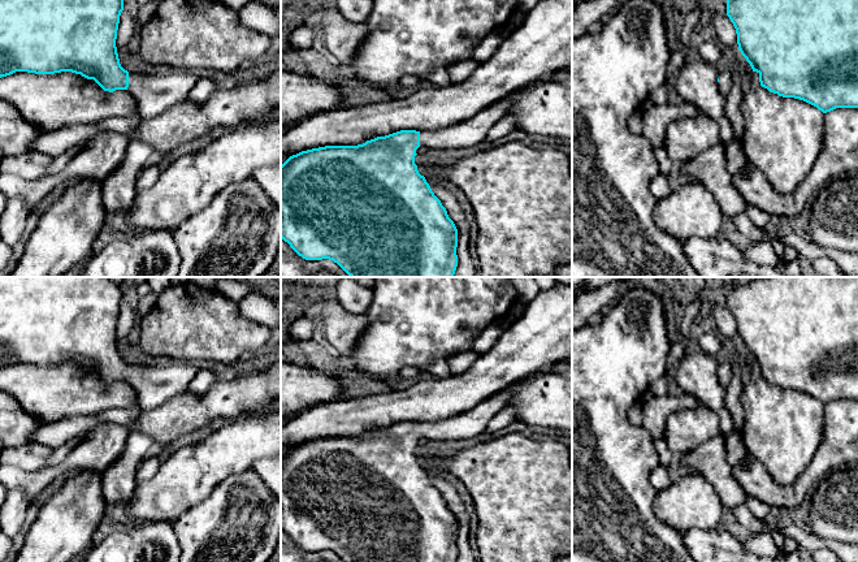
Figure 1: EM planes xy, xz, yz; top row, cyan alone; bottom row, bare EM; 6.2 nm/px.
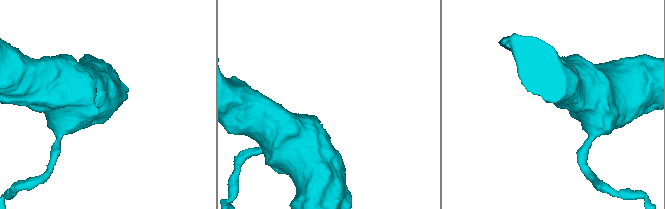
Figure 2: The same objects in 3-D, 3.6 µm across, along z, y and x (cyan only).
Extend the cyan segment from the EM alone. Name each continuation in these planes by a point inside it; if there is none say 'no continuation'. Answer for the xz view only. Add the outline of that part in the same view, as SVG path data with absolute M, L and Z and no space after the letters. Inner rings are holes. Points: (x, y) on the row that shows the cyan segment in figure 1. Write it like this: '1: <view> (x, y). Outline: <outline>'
1: xz (471, 132). Outline: M520 90L506 95L495 104L491 104L472 118L458 125L433 131L420 131L420 146L428 148L458 150L485 140L490 127L510 113L510 107L519 91Z

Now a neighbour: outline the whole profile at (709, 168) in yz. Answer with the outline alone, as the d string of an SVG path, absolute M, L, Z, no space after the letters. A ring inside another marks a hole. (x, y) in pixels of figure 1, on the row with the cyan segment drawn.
M719 142L696 159L685 161L681 176L685 181L703 183L719 202L724 216L732 219L746 213L746 202L734 189L732 176L727 170L723 143Z

